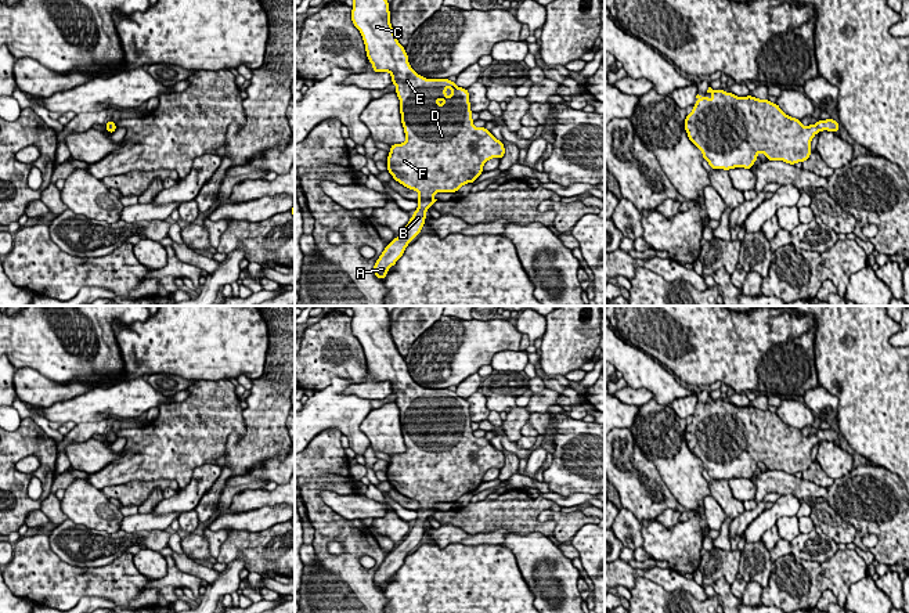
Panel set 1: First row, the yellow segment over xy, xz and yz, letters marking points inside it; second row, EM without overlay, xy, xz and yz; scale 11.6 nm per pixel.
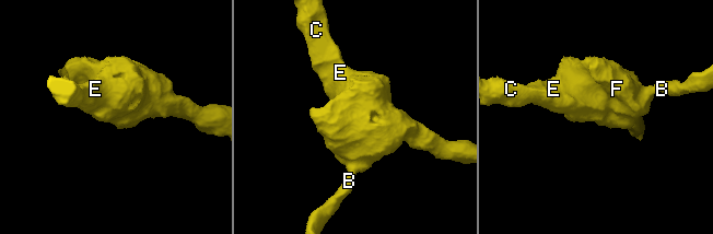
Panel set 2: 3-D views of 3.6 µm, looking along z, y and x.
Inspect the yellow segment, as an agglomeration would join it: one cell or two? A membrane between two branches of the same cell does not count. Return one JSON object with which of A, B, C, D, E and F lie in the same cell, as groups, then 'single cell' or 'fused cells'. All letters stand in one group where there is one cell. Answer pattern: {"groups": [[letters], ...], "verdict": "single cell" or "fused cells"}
{"groups": [["A", "B", "C", "D", "E", "F"]], "verdict": "single cell"}

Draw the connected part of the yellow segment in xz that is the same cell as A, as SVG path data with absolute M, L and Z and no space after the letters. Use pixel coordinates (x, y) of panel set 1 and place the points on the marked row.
M387 0L353 1L354 6L351 7L351 21L362 36L367 57L374 66L372 71L389 72L392 75L392 83L397 86L396 94L400 100L401 123L407 140L401 144L390 145L390 152L386 162L387 172L393 176L396 181L410 190L415 190L419 194L418 209L411 216L411 220L404 227L401 234L390 244L387 244L387 246L374 264L375 275L380 280L385 280L385 277L387 275L387 270L396 264L410 242L421 232L425 224L426 210L437 201L433 198L433 195L436 192L457 192L463 184L475 183L475 180L481 174L484 163L493 158L502 159L502 156L505 155L505 148L504 143L497 140L490 133L490 130L473 126L469 91L466 89L458 87L455 82L451 82L448 79L422 77L411 68L405 48L398 43L393 32Z

